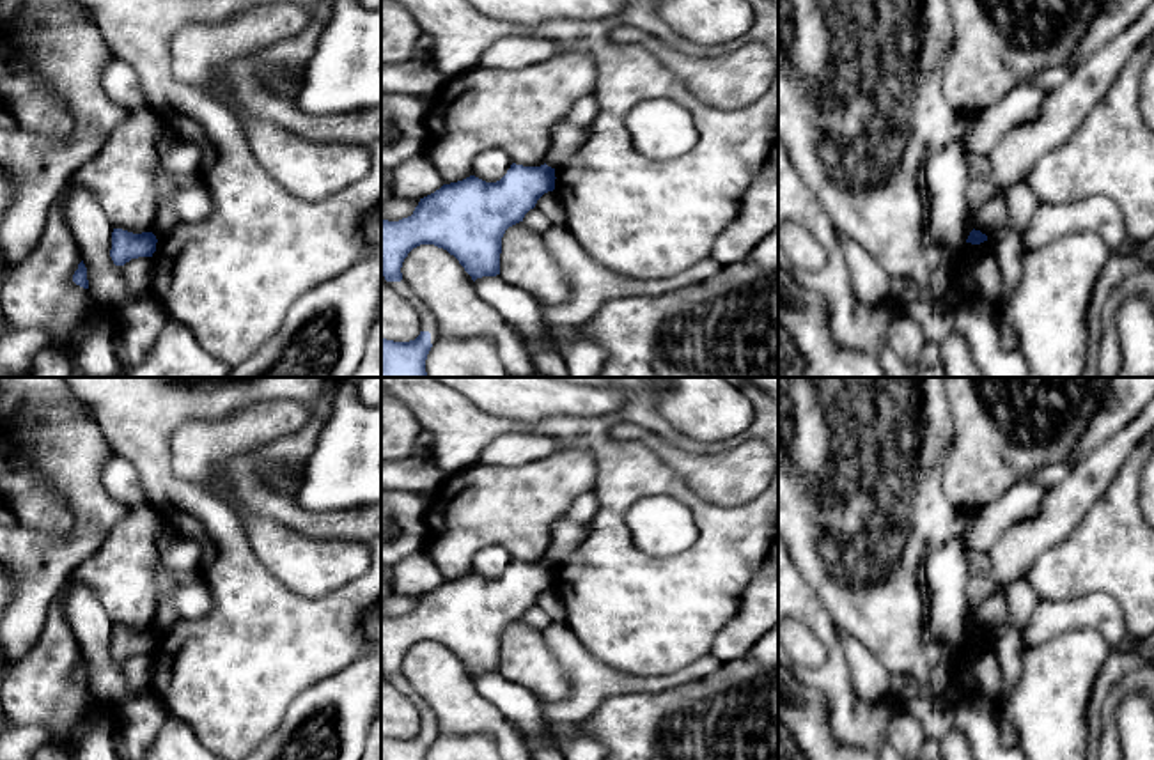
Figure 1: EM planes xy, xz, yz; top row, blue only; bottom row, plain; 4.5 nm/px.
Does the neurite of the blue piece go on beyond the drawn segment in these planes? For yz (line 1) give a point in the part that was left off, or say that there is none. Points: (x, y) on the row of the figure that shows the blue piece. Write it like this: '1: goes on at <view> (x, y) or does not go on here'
1: does not go on here

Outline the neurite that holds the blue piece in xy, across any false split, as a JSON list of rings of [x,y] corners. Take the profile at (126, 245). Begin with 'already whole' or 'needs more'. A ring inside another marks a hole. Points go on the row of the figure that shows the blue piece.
already whole | [[[113,229],[110,257],[115,266],[124,266],[131,259],[152,257],[156,243],[158,239],[152,232],[133,234],[122,229]]]

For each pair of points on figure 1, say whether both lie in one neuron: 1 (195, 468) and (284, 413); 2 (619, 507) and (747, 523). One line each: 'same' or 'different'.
1: same
2: same

